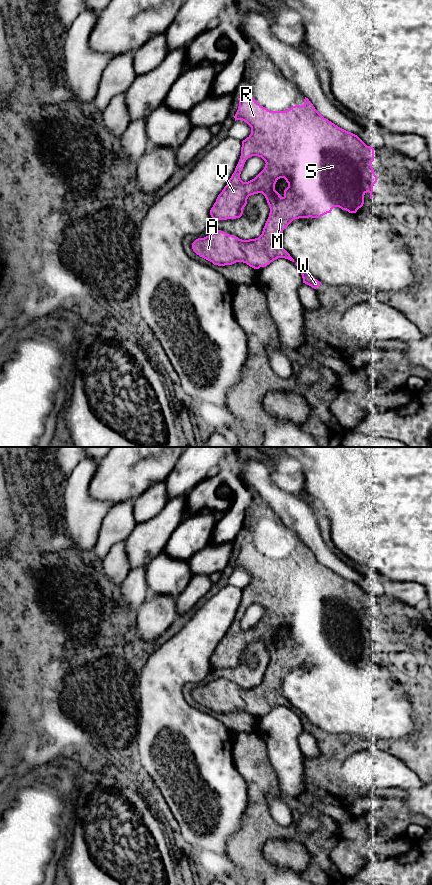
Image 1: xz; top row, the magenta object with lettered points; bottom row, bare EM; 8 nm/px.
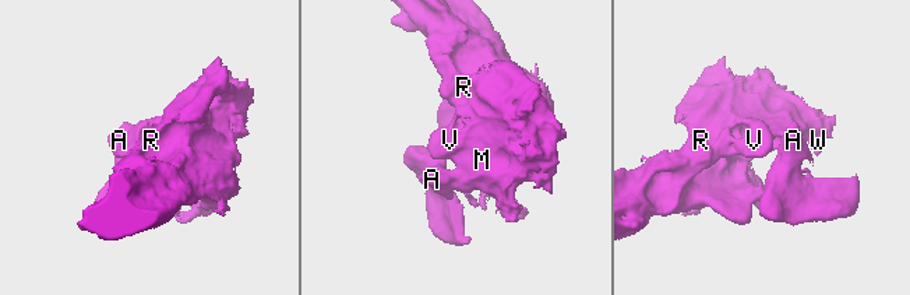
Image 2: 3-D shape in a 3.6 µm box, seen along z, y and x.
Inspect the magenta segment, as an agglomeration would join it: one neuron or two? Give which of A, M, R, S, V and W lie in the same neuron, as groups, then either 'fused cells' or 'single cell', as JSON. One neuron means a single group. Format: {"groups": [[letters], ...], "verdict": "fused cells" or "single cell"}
{"groups": [["A", "M", "R", "S", "V", "W"]], "verdict": "single cell"}

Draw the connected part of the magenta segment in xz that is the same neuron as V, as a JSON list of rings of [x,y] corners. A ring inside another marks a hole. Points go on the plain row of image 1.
[[[243,544],[238,548],[239,554],[234,564],[235,569],[242,568],[246,570],[251,575],[251,582],[242,589],[239,610],[227,633],[218,643],[210,658],[210,663],[214,668],[240,666],[248,645],[262,641],[270,656],[269,665],[262,682],[258,686],[242,688],[218,678],[204,686],[196,687],[192,691],[192,697],[200,705],[218,714],[243,710],[254,717],[259,717],[260,715],[266,715],[278,706],[285,706],[294,710],[294,707],[281,693],[282,680],[293,668],[309,665],[320,666],[327,661],[331,661],[334,655],[339,655],[349,661],[356,661],[363,654],[364,643],[367,640],[370,641],[370,647],[372,647],[373,634],[377,630],[377,624],[371,613],[374,609],[374,596],[367,594],[357,583],[324,566],[306,545],[302,554],[295,553],[286,559],[270,559],[249,544]],[[252,604],[261,605],[266,611],[265,615],[254,627],[243,630],[240,626],[241,619],[246,608]],[[280,626],[284,626],[288,631],[283,645],[275,638],[275,632]]]

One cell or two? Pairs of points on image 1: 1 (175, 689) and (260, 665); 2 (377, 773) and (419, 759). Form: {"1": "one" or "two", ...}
{"1": "two", "2": "two"}

